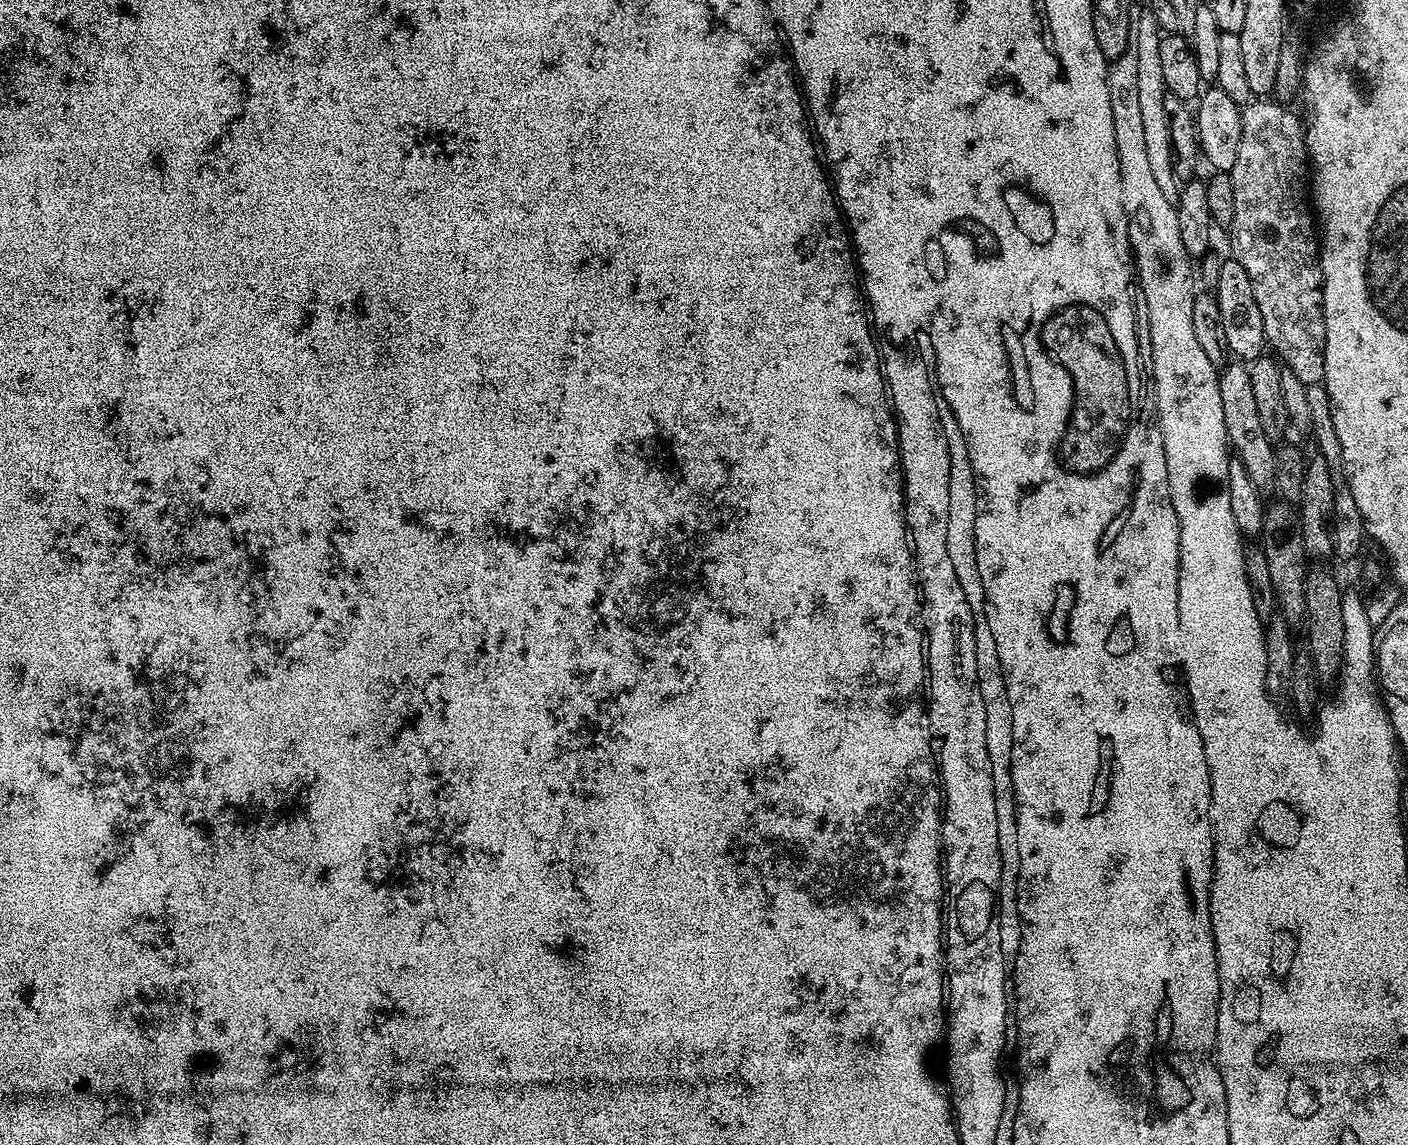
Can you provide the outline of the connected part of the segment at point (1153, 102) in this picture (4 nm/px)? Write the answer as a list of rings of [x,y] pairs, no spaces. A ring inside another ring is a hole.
[[[1144,10],[1134,24],[1134,51],[1138,58],[1138,102],[1142,109],[1142,123],[1151,170],[1158,186],[1162,189],[1162,194],[1166,194],[1166,198],[1175,201],[1178,195],[1178,177],[1170,142],[1170,122],[1166,114],[1168,87],[1166,82],[1162,82],[1162,65],[1158,55],[1161,35],[1154,14],[1151,10]]]

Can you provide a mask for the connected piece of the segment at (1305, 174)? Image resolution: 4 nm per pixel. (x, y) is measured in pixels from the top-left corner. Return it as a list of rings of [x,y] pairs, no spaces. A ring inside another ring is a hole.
[[[1256,98],[1242,108],[1242,142],[1238,158],[1232,167],[1234,182],[1234,218],[1231,259],[1236,260],[1250,274],[1254,286],[1254,302],[1262,313],[1267,347],[1278,357],[1279,363],[1289,368],[1303,384],[1319,384],[1324,378],[1324,275],[1320,265],[1318,232],[1314,227],[1314,212],[1310,207],[1310,161],[1304,147],[1305,125],[1288,108],[1271,104],[1271,99]]]

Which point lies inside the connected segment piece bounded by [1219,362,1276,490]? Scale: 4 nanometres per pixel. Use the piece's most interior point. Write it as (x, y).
(1251, 446)

